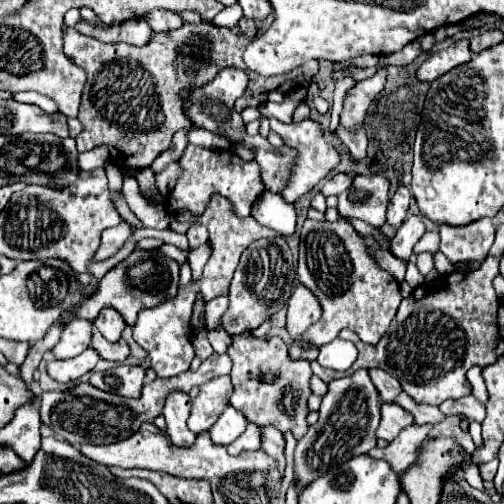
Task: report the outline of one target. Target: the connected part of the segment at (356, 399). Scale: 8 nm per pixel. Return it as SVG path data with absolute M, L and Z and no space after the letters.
M358 369L356 373L334 379L328 385L328 393L320 405L320 419L310 425L308 433L298 441L294 451L294 473L298 477L298 489L306 483L326 475L350 457L368 453L376 447L376 429L380 423L380 397L372 385L368 371Z

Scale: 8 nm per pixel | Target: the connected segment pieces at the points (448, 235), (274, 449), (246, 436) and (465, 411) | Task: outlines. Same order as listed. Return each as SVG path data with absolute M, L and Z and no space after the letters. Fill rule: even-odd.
M478 219L464 227L440 227L440 251L453 265L463 261L482 263L494 241L494 225L490 219Z
M264 425L262 429L262 449L272 455L278 461L280 471L284 471L284 437L278 429L274 429L272 425Z
M248 423L246 431L234 443L228 445L230 455L238 455L242 451L256 451L256 449L260 449L260 431L258 425L254 423Z
M466 395L462 399L448 399L440 405L440 411L444 413L444 417L448 417L448 415L466 415L468 419L478 421L478 423L482 423L484 417L486 417L484 405L478 399L474 399L474 395Z

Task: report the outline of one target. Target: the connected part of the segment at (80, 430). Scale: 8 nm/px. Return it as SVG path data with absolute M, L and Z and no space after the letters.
M212 353L206 361L202 361L202 365L196 371L186 371L186 373L180 373L178 377L170 377L170 379L154 379L152 383L144 385L142 395L138 399L126 399L126 397L120 397L114 393L100 391L100 389L92 387L90 383L80 383L78 387L74 387L70 391L44 393L40 399L40 419L60 439L68 441L70 445L82 445L82 443L106 445L106 443L122 441L122 439L134 435L144 421L152 421L162 413L164 401L170 395L170 391L188 393L192 385L202 385L202 383L210 381L212 377L228 375L230 369L232 369L232 361L226 353L224 355Z

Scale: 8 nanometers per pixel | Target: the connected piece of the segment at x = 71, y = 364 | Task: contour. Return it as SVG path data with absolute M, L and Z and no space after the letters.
M88 347L84 353L80 353L80 355L74 357L74 359L48 363L46 371L48 371L48 375L50 375L54 381L58 381L58 383L70 383L70 381L80 379L80 377L86 375L88 371L92 371L96 363L98 363L98 353L96 353L92 347Z

